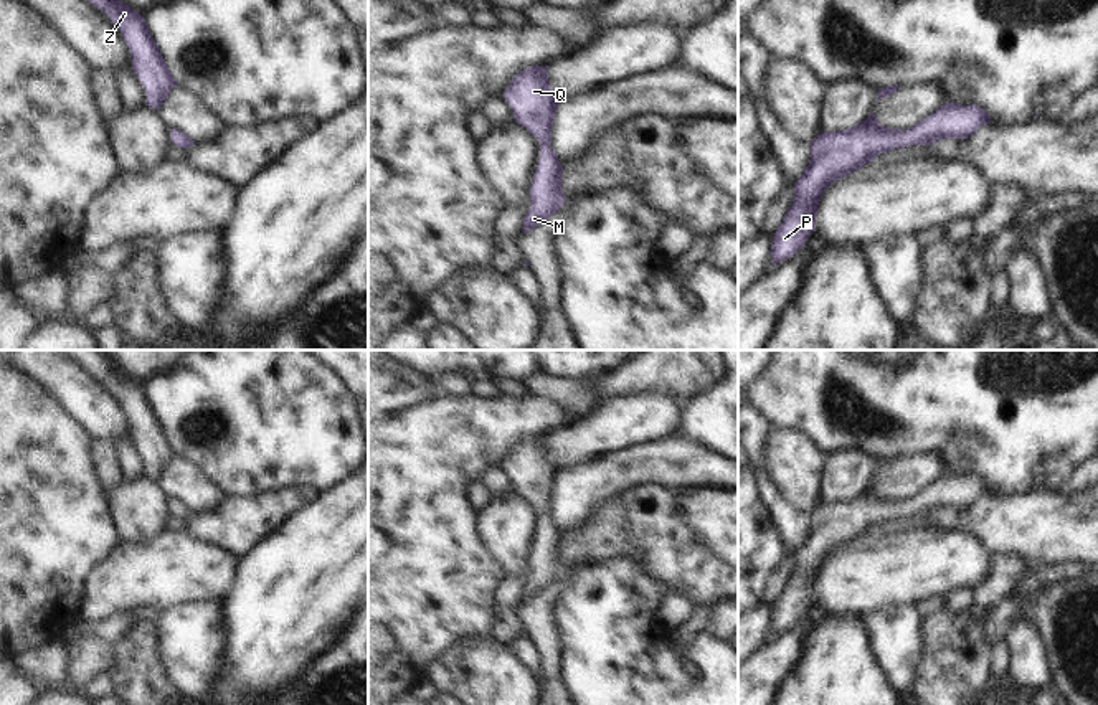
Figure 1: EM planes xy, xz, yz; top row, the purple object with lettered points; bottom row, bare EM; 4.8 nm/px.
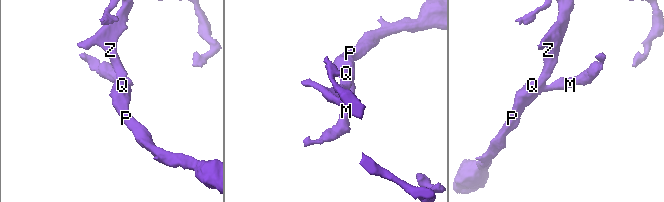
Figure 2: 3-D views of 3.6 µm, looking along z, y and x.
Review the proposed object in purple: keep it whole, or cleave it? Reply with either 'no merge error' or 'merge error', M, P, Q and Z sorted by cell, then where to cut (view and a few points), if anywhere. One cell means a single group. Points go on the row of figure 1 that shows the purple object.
no merge error; groups M P Q Z; cut none

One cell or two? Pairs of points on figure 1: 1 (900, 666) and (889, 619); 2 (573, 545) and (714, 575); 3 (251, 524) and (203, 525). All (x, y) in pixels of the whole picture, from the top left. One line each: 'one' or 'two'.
1: one
2: one
3: one

